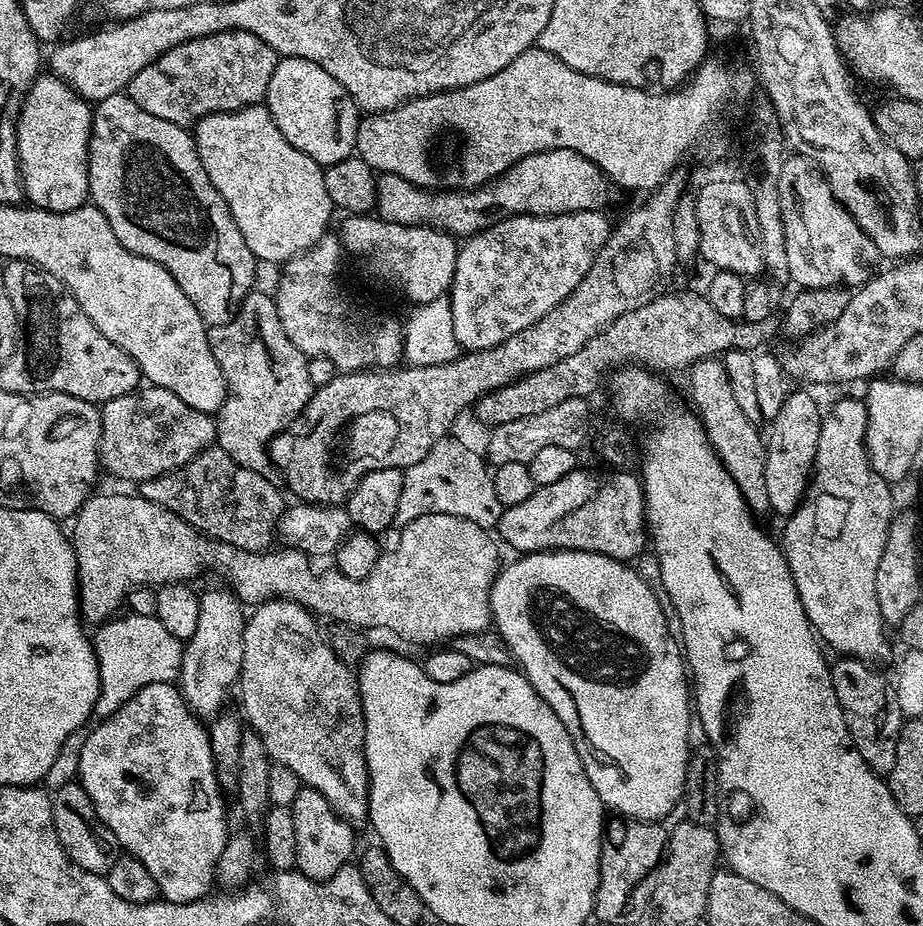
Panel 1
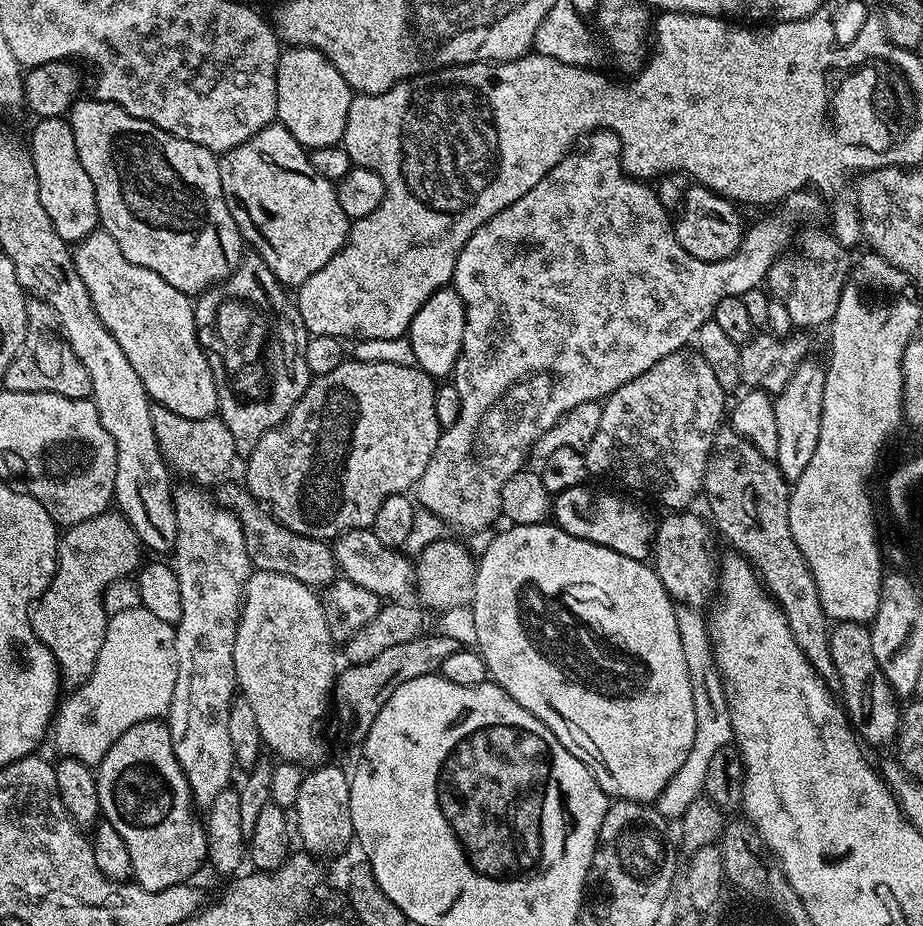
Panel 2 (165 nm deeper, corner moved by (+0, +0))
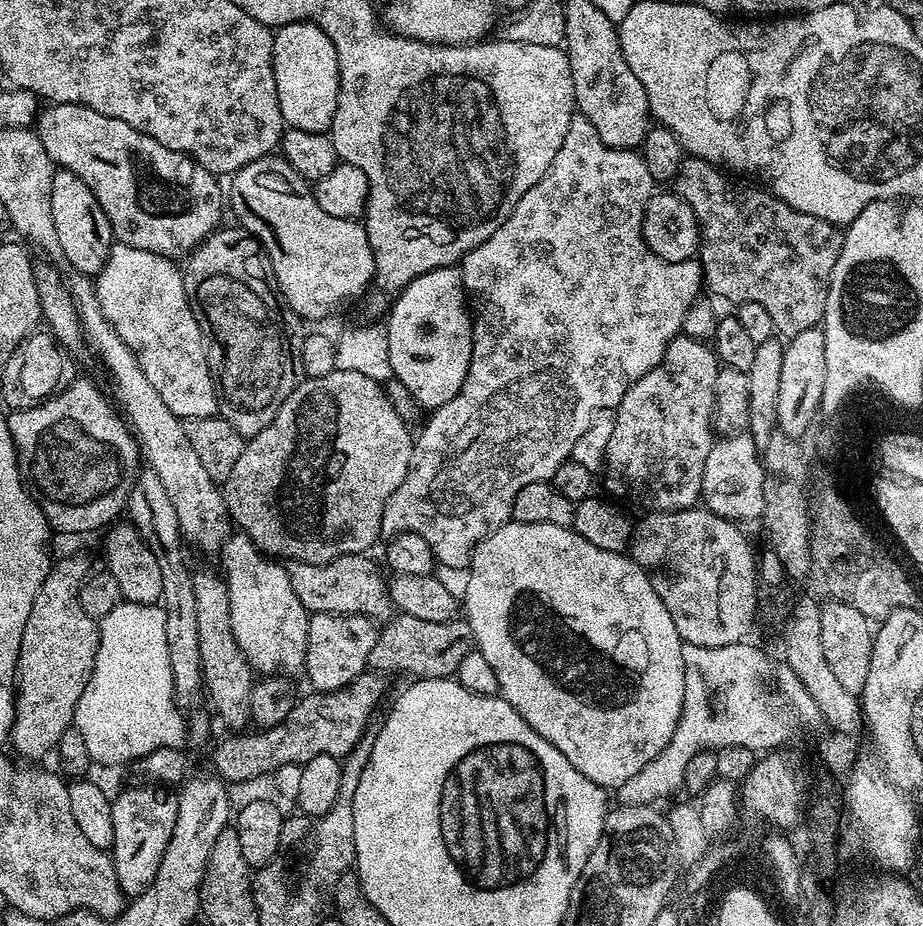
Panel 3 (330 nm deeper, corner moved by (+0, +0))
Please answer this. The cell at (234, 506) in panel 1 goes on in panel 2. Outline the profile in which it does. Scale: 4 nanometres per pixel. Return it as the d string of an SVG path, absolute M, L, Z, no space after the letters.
M236 484L219 485L219 503L228 508L240 519L240 525L244 528L246 538L246 550L252 559L253 569L261 572L273 572L274 574L286 574L298 582L307 584L313 590L323 590L338 576L338 565L331 547L323 540L313 540L311 536L299 536L294 534L286 526L282 526L279 520L275 520L272 513L256 500L247 487Z

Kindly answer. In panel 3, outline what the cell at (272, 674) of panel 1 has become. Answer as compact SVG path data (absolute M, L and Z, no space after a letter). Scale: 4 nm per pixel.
M241 531L229 535L222 545L224 552L223 579L228 585L228 601L230 602L230 618L234 638L242 650L253 673L264 676L287 676L296 678L304 672L306 650L308 649L308 617L307 608L302 606L298 594L292 589L292 578L289 569L284 569L283 563L269 558L253 544L247 534Z

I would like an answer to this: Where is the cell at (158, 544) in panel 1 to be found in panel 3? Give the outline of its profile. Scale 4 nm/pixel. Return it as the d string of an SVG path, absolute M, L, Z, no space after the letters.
M64 556L60 561L53 563L48 570L48 577L44 579L43 586L38 590L38 594L34 598L34 606L30 606L30 618L26 618L26 626L22 629L22 646L18 654L18 662L16 663L16 720L12 724L12 735L10 737L11 747L16 747L24 756L29 756L29 761L36 762L39 756L44 756L53 751L58 742L58 738L62 738L62 734L67 728L73 727L76 718L76 707L82 698L82 694L86 690L86 686L92 677L92 671L96 665L96 655L100 649L100 626L95 620L91 620L85 612L82 611L82 606L78 602L77 594L80 593L80 586L84 583L89 575L90 567L88 568L88 560L84 556Z

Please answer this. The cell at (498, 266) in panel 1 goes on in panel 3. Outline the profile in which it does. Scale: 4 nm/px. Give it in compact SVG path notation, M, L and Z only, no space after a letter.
M573 115L566 138L550 162L550 170L514 206L514 210L474 250L466 253L462 261L462 279L465 293L470 297L470 308L474 313L472 322L472 357L468 376L462 382L458 394L450 402L431 413L428 425L415 437L412 445L412 464L408 468L402 486L388 499L384 508L381 533L391 538L398 532L417 532L432 547L433 557L448 568L469 567L472 554L480 541L498 531L512 517L512 503L522 486L551 481L552 476L571 457L574 442L586 434L590 418L603 408L615 409L628 387L642 378L654 366L662 362L668 349L666 341L681 335L684 319L690 306L696 303L702 292L704 273L695 259L671 264L658 258L648 249L642 234L642 218L648 199L654 194L652 180L646 162L640 154L627 148L611 148L602 140L598 130L586 117Z

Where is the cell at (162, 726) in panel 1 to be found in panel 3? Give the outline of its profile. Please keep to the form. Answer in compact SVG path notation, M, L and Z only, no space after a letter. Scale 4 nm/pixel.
M163 787L128 788L112 800L114 842L110 849L112 865L125 897L135 898L144 893L158 874L158 866L166 854L166 846L174 834L177 797Z

